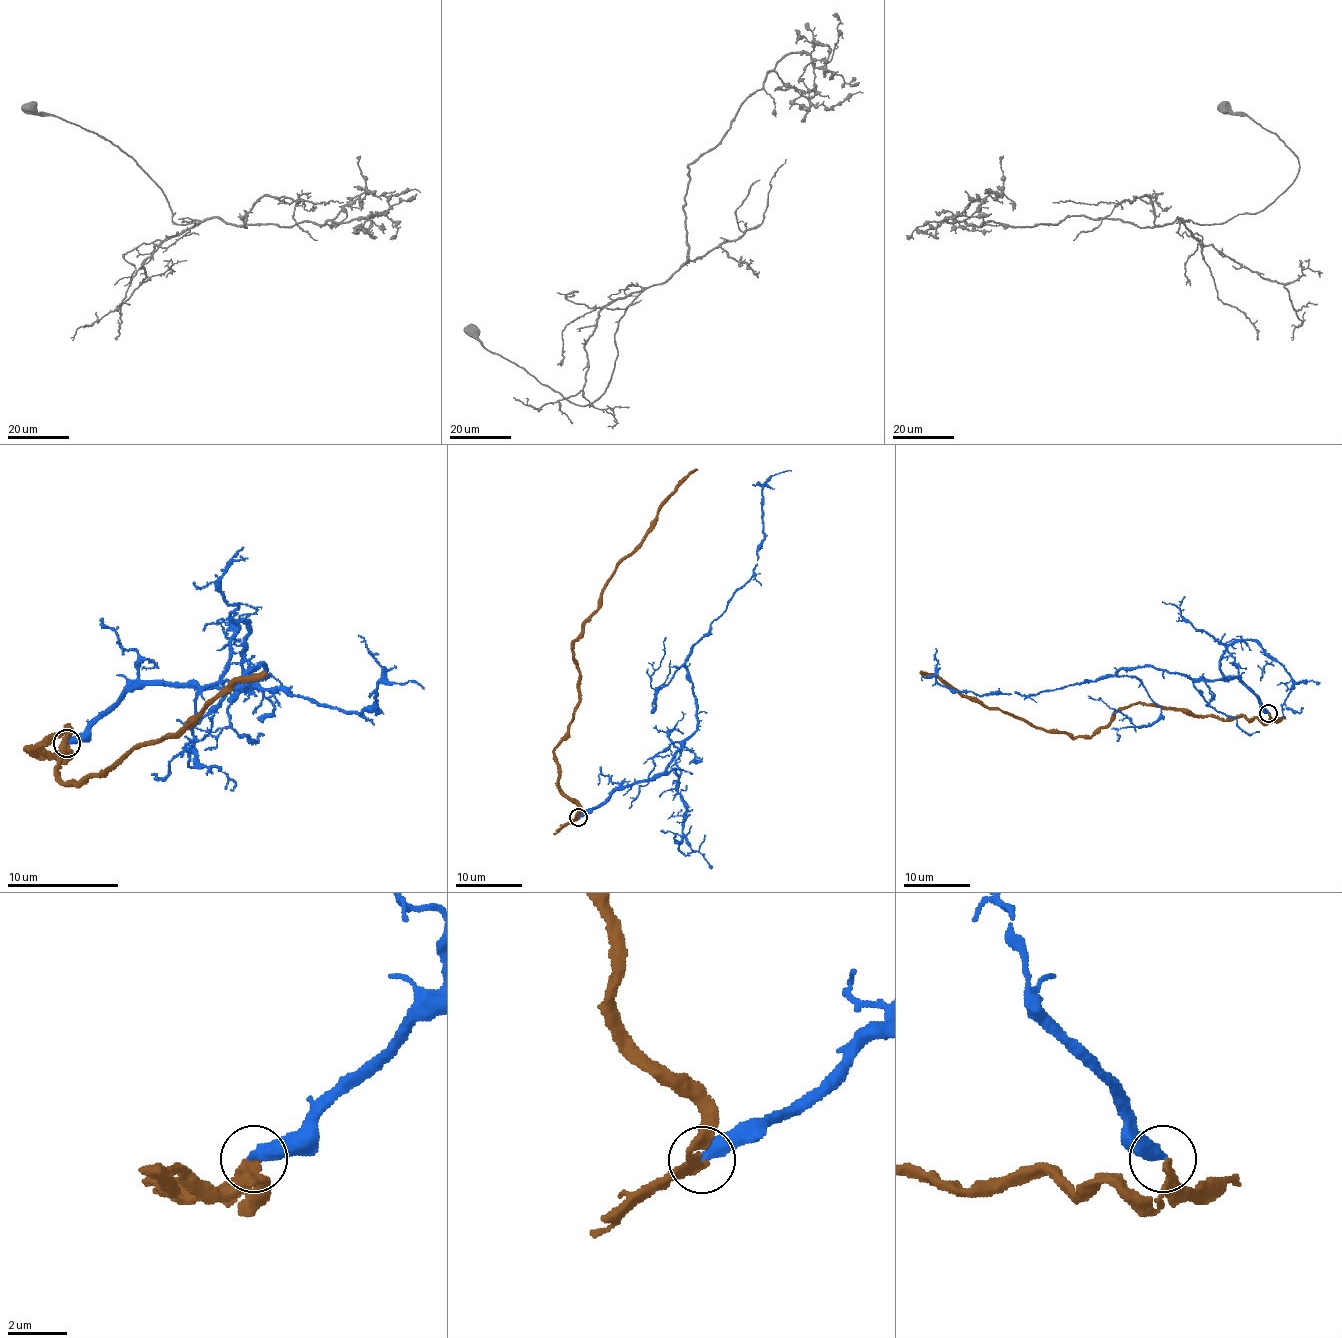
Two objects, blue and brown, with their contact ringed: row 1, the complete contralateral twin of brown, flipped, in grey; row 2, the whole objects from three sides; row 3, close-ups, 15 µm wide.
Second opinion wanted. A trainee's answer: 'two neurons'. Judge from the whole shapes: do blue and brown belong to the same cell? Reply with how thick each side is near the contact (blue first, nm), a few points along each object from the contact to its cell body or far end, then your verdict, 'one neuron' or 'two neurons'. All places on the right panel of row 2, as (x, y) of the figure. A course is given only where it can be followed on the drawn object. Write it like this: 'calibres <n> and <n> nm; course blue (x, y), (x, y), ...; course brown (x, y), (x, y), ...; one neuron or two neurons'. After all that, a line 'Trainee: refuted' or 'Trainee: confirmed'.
calibres 440 and 320 nm; course blue (1269, 712), (1237, 678), (1191, 679), (1134, 666), (1027, 696), (951, 691), (936, 679), (936, 648); course brown (1269, 712), (1267, 721), (1217, 719), (1131, 704), (1090, 737), (1075, 737), (990, 709), (919, 671); one neuron
Trainee: refuted

